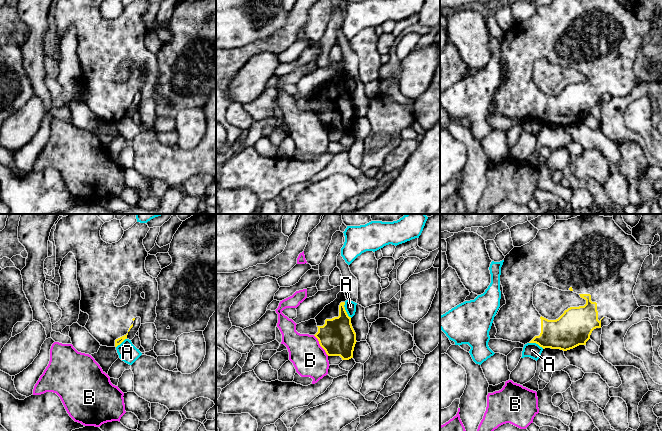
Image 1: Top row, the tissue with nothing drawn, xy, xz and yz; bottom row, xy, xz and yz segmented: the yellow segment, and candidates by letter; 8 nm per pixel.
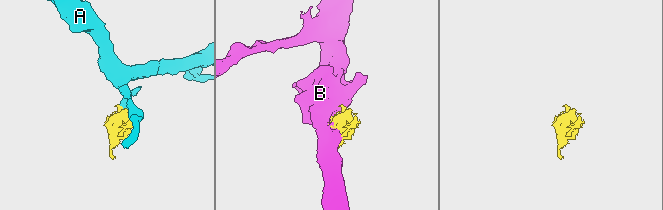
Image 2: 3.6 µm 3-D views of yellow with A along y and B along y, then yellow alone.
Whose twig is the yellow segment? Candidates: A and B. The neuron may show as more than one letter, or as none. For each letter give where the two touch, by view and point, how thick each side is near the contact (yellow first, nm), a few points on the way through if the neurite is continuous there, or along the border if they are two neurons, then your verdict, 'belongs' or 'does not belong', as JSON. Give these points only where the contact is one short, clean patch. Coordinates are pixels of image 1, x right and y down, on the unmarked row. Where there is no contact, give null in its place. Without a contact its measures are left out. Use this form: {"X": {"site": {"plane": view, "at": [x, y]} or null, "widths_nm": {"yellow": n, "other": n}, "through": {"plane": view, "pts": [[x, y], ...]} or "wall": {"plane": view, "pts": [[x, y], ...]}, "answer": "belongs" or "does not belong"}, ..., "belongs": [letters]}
{"A": {"site": {"plane": "xz", "at": [345, 86]}, "widths_nm": {"yellow": 300, "other": 90}, "wall": {"plane": "xz", "pts": [[344, 78], [346, 89], [351, 93]]}, "answer": "does not belong"}, "B": {"site": {"plane": "xz", "at": [320, 121]}, "widths_nm": {"yellow": 300, "other": 280}, "answer": "does not belong"}, "belongs": []}

